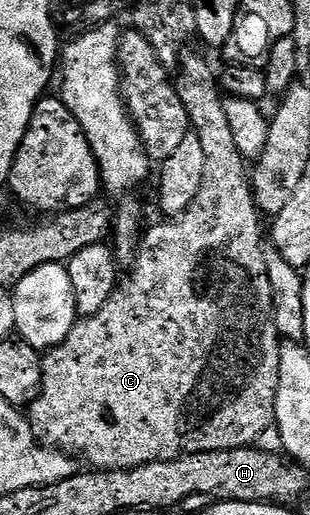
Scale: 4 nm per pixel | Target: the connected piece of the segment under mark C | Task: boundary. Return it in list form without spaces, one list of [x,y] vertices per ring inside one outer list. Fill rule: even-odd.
[[[182,54],[179,64],[181,76],[176,76],[175,86],[179,93],[179,101],[183,101],[183,109],[187,109],[192,134],[199,137],[203,148],[203,185],[199,185],[195,201],[191,201],[191,205],[183,214],[166,218],[161,221],[165,223],[151,228],[150,231],[148,228],[140,236],[131,260],[133,268],[129,271],[129,287],[118,286],[113,296],[103,305],[103,309],[99,309],[99,313],[78,318],[77,324],[73,326],[71,333],[67,333],[64,341],[44,352],[41,360],[41,392],[27,408],[29,424],[45,446],[55,447],[58,451],[74,457],[82,455],[90,463],[88,465],[90,468],[99,471],[126,471],[155,461],[171,461],[187,453],[207,453],[219,449],[247,447],[256,444],[261,434],[274,422],[273,410],[279,389],[279,361],[283,340],[277,334],[271,281],[267,281],[265,247],[263,242],[261,243],[263,216],[253,200],[250,168],[243,153],[239,153],[239,148],[235,145],[235,136],[231,134],[231,124],[227,122],[227,109],[219,86],[218,72],[213,72],[212,65],[203,56],[189,54]]]

